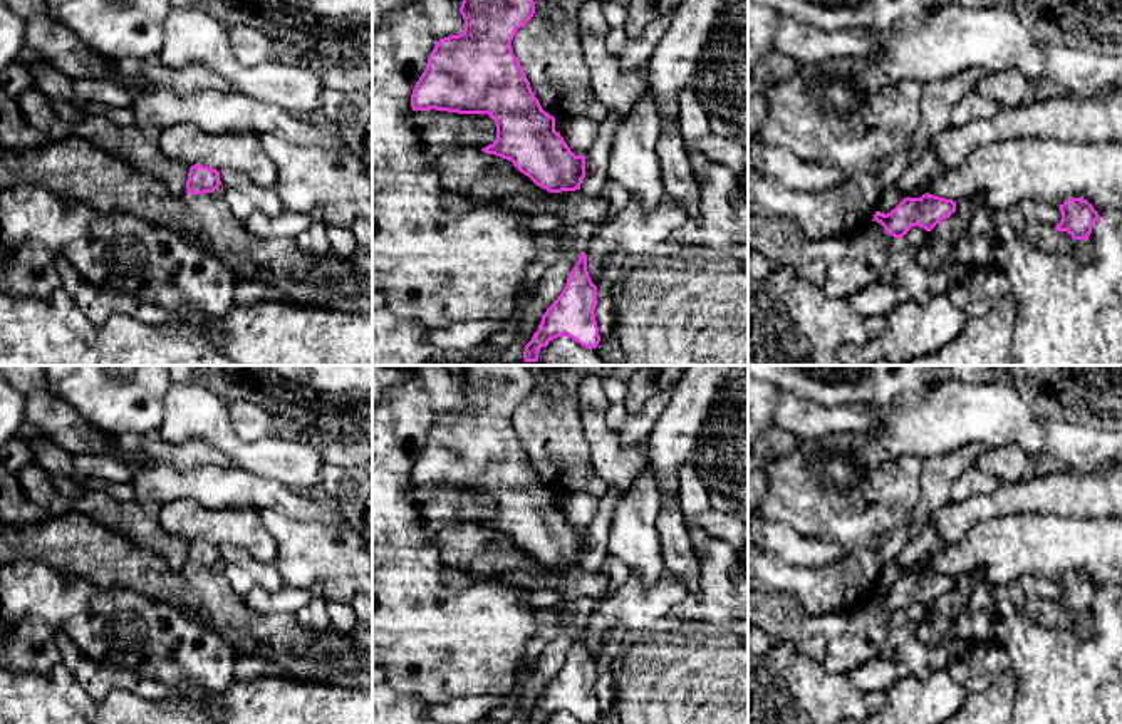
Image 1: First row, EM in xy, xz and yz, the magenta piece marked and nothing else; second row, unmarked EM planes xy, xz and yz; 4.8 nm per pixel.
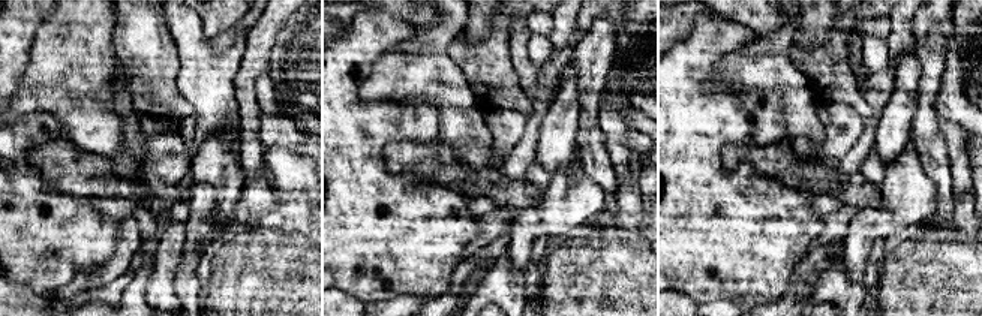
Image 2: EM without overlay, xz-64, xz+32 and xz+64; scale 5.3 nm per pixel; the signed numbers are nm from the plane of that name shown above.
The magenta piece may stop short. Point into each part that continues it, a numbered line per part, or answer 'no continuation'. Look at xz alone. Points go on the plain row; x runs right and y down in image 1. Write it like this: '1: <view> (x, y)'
no continuation

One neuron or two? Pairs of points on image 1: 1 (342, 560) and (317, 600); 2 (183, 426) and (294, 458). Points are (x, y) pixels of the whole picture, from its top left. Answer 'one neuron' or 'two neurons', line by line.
1: two neurons
2: one neuron

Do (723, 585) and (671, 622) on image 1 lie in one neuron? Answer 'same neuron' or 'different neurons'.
same neuron

